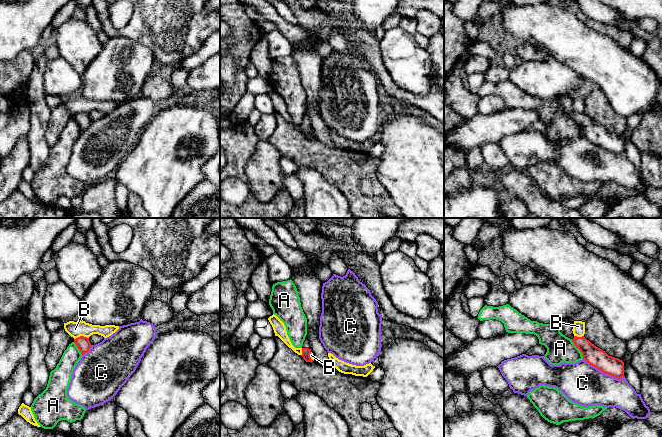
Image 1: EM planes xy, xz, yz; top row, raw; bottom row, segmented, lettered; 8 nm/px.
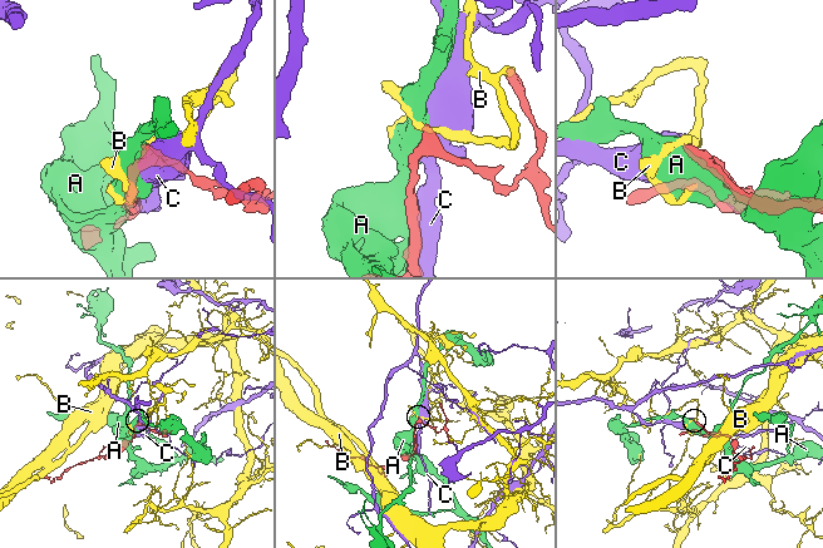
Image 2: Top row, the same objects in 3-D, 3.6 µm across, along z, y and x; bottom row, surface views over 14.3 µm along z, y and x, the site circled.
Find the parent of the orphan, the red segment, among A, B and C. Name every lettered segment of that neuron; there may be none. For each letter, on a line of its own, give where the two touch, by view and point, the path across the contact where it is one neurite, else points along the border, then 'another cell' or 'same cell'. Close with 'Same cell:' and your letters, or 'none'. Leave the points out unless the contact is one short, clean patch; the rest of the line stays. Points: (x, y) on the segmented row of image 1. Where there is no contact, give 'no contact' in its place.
A: contact yz (578, 348); another cell
B: contact xy (81, 336); border xy (88, 337), (78, 336), (74, 339); another cell
C: contact yz (604, 372); another cell
Same cell: none

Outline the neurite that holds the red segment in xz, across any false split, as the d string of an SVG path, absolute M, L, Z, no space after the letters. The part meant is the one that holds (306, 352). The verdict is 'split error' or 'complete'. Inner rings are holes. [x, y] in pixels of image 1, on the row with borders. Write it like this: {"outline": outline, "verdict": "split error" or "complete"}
{"outline": "M306 335L305 340L302 345L302 357L306 362L313 362L314 360L311 359L310 354L311 354L311 349L310 349L310 343L308 340L308 335Z", "verdict": "split error"}

